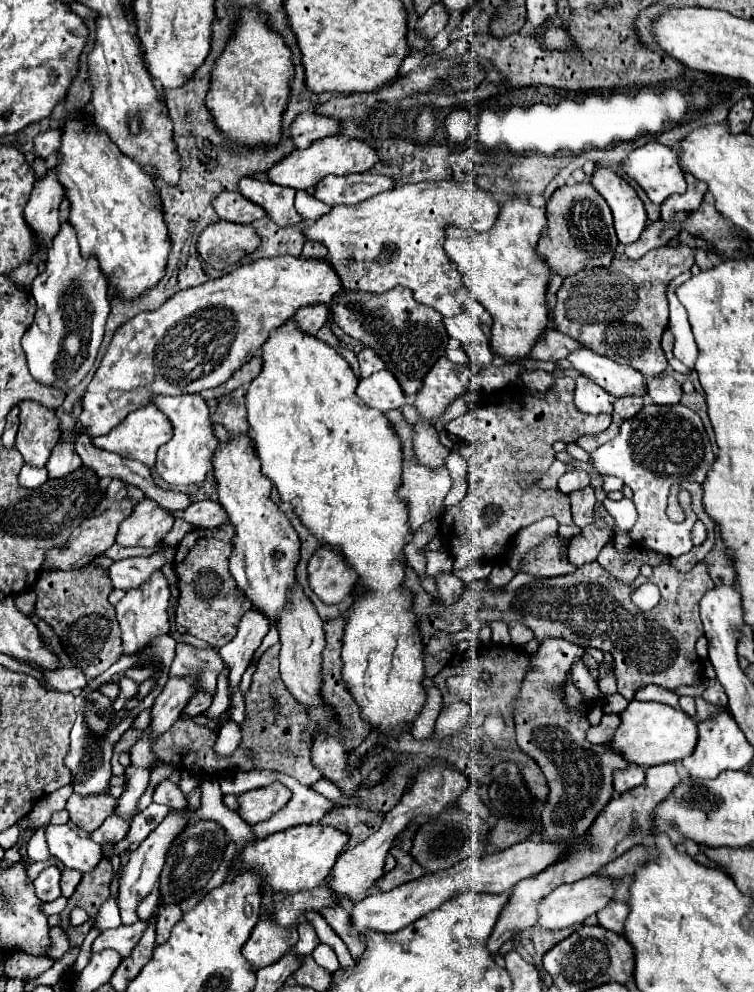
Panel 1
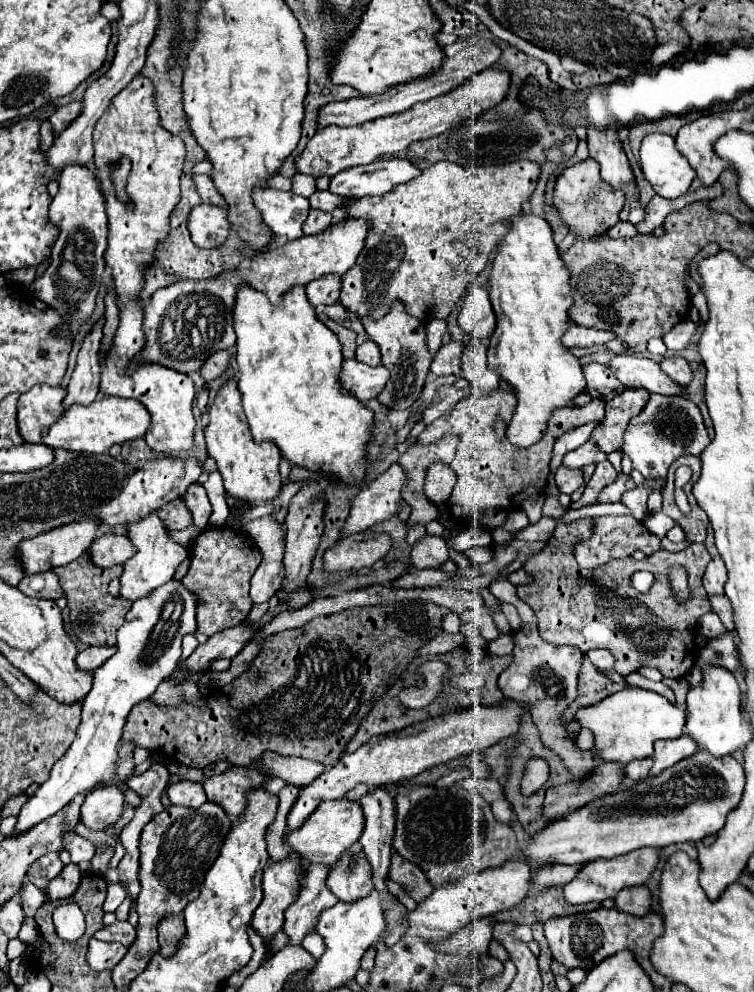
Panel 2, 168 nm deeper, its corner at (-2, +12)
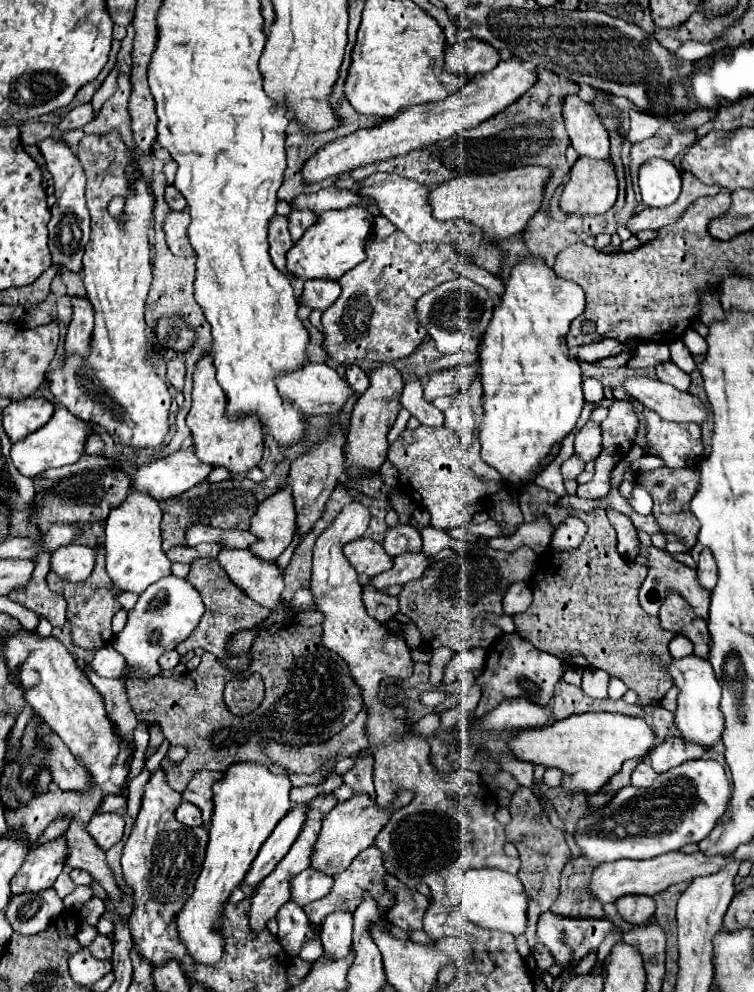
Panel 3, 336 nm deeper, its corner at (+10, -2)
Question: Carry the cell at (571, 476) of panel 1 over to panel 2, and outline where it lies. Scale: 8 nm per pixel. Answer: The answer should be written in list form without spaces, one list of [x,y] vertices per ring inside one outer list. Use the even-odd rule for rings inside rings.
[[[588,441],[588,443],[584,443],[582,447],[578,447],[578,449],[574,449],[574,451],[570,451],[570,453],[566,453],[566,457],[564,457],[564,467],[568,467],[568,469],[582,469],[582,467],[586,467],[586,465],[590,465],[590,463],[600,463],[600,461],[606,461],[606,453],[602,453],[592,441]]]

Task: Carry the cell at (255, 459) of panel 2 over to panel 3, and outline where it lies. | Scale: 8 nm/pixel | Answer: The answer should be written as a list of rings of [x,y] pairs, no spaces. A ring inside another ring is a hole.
[[[204,353],[200,357],[200,361],[196,363],[196,371],[192,375],[192,407],[186,415],[186,423],[192,431],[192,437],[194,437],[194,447],[196,447],[196,455],[208,463],[208,465],[214,465],[214,467],[226,467],[234,473],[244,473],[252,467],[256,467],[262,459],[262,425],[260,425],[260,419],[256,419],[256,415],[246,415],[244,419],[240,417],[228,417],[226,415],[226,395],[224,395],[224,389],[220,387],[220,383],[216,381],[216,371],[214,371],[214,365],[212,365],[212,357],[208,353]]]

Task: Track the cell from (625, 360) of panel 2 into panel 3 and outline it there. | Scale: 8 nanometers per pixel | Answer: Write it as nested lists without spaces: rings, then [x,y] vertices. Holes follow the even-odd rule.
[[[632,377],[626,381],[624,387],[630,397],[638,399],[646,409],[656,411],[662,419],[692,421],[700,425],[708,417],[708,409],[698,397],[686,391],[678,391],[672,385],[664,385],[662,381]]]

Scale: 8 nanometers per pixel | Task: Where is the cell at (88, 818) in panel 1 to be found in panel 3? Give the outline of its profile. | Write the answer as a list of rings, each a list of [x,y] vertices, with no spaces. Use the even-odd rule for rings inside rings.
[[[100,813],[88,823],[88,833],[94,837],[98,847],[108,851],[124,835],[124,817],[120,813]]]

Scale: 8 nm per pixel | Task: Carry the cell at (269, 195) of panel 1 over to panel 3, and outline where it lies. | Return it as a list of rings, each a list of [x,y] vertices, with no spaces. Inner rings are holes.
[[[276,215],[270,221],[270,235],[268,235],[268,243],[270,243],[270,257],[272,263],[278,267],[278,271],[282,271],[288,279],[294,279],[290,271],[286,271],[286,253],[290,251],[290,247],[294,245],[288,233],[288,219]]]

